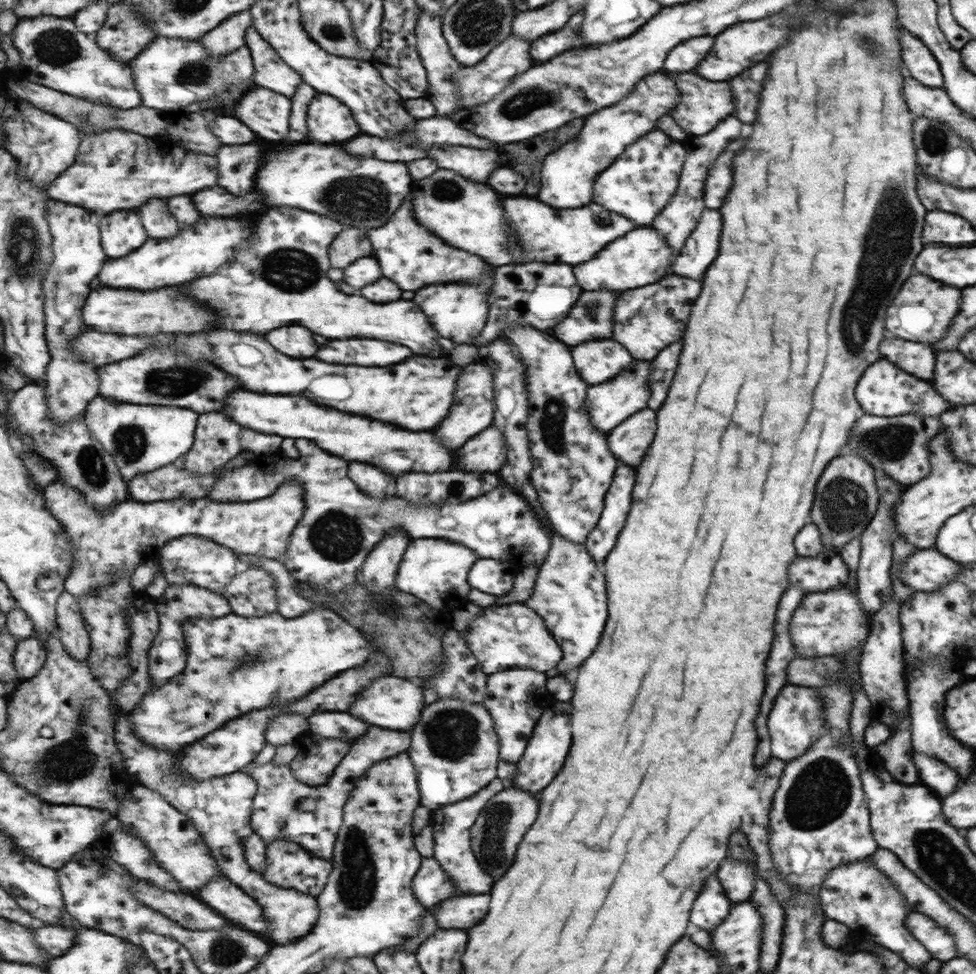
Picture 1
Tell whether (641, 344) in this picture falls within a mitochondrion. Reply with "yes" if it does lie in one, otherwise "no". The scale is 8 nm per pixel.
no

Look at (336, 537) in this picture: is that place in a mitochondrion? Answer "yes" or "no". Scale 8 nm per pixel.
yes

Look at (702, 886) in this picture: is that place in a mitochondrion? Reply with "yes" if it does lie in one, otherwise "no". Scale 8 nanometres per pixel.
no

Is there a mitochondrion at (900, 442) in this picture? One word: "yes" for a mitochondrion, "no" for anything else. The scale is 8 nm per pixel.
yes

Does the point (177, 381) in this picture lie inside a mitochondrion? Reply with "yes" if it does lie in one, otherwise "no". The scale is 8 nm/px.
yes

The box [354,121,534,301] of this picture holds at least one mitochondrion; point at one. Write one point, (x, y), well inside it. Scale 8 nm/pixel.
(440, 189)

